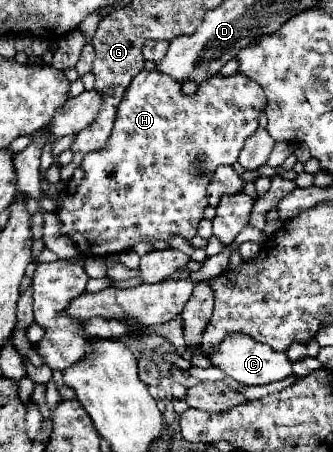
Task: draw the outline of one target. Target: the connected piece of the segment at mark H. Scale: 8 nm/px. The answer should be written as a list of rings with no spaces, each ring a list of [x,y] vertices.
[[[140,71],[132,79],[132,85],[128,85],[128,89],[126,89],[126,93],[124,93],[124,97],[122,97],[122,101],[118,105],[114,129],[112,129],[112,133],[110,133],[110,137],[106,141],[106,147],[100,149],[98,153],[86,153],[84,155],[82,165],[80,165],[80,169],[84,171],[84,179],[80,181],[80,185],[76,187],[74,193],[66,193],[60,209],[56,211],[56,217],[62,223],[60,235],[70,237],[84,257],[104,257],[104,255],[122,253],[122,251],[132,249],[140,241],[152,243],[152,241],[168,241],[172,237],[184,237],[184,241],[190,243],[196,237],[198,223],[204,219],[204,209],[208,207],[208,201],[206,201],[206,187],[210,183],[208,173],[214,173],[214,169],[220,167],[220,165],[234,165],[236,163],[238,153],[244,147],[244,141],[258,129],[258,117],[264,111],[264,107],[266,107],[266,97],[264,97],[262,87],[256,81],[242,75],[242,73],[234,73],[230,77],[214,75],[214,77],[210,77],[210,79],[206,79],[204,83],[198,85],[196,95],[186,97],[180,91],[180,83],[176,83],[172,77],[168,77],[164,73],[156,73],[156,71]]]

